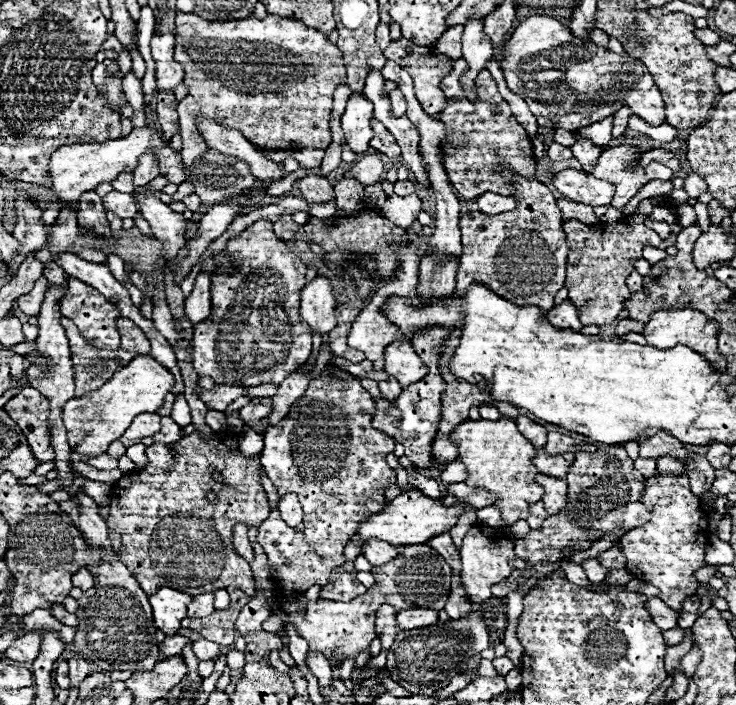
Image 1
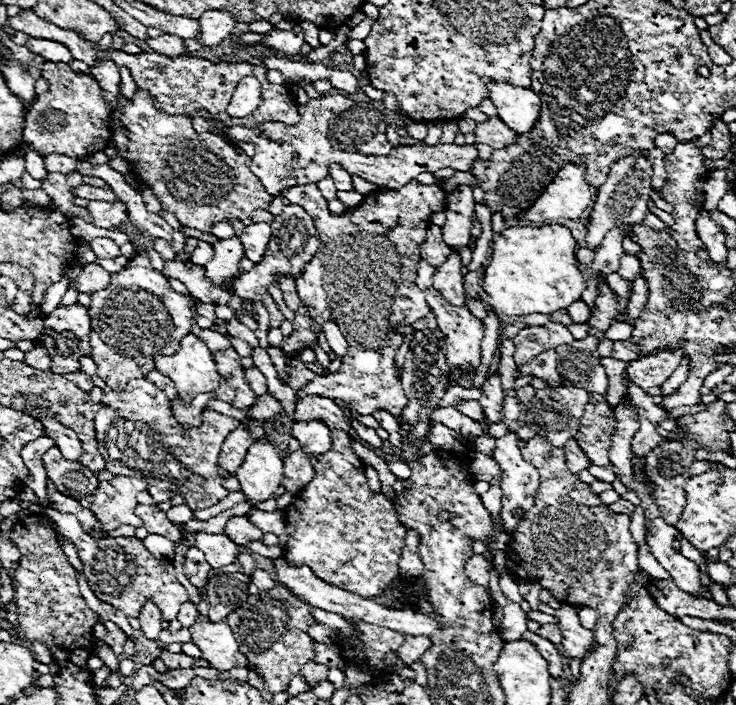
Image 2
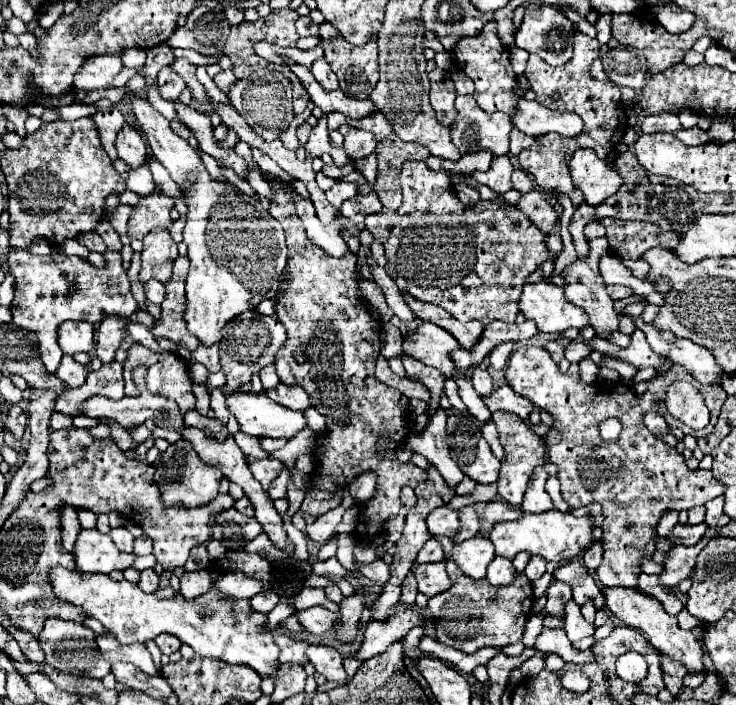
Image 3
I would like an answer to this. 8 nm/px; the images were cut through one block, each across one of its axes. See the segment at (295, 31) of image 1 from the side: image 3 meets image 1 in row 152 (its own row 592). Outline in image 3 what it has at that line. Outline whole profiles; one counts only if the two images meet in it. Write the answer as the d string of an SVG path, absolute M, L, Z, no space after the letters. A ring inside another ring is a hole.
M200 570L200 572L184 572L180 578L180 592L184 598L196 598L202 596L212 588L210 580L210 570Z

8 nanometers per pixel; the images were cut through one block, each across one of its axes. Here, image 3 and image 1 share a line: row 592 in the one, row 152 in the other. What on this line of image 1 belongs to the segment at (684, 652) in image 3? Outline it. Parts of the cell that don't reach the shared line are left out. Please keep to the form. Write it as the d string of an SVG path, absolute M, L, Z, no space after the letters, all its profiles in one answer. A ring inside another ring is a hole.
M628 144L606 148L598 158L592 176L616 184L616 194L612 200L614 208L622 208L624 204L628 204L630 198L636 196L636 192L652 180L672 180L674 172L668 166L660 162L650 162L648 166L642 166L640 160L642 152L636 146Z

